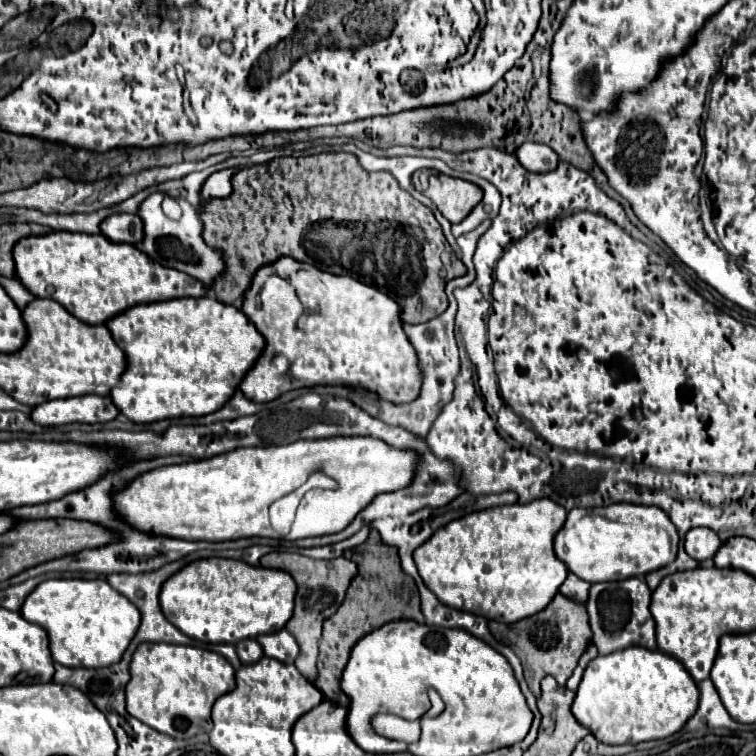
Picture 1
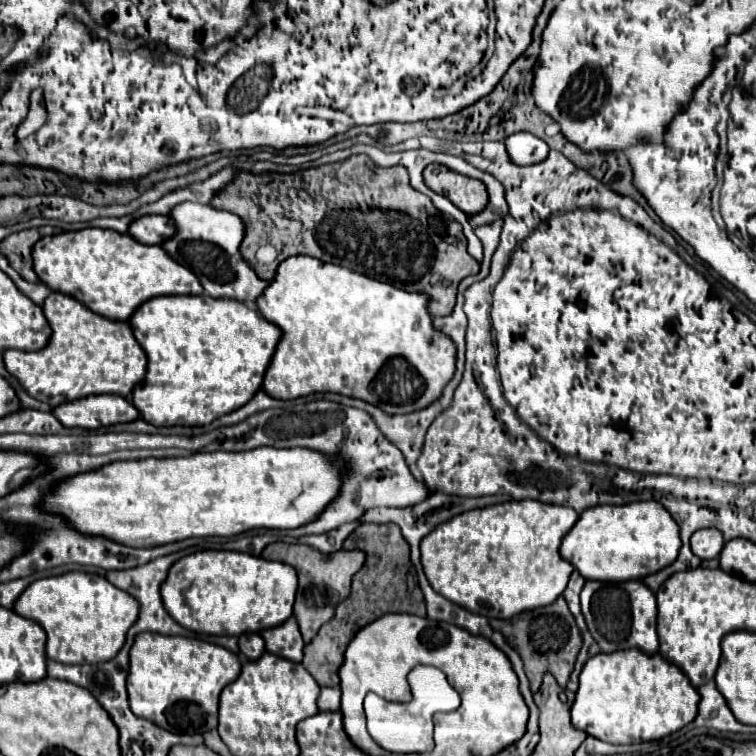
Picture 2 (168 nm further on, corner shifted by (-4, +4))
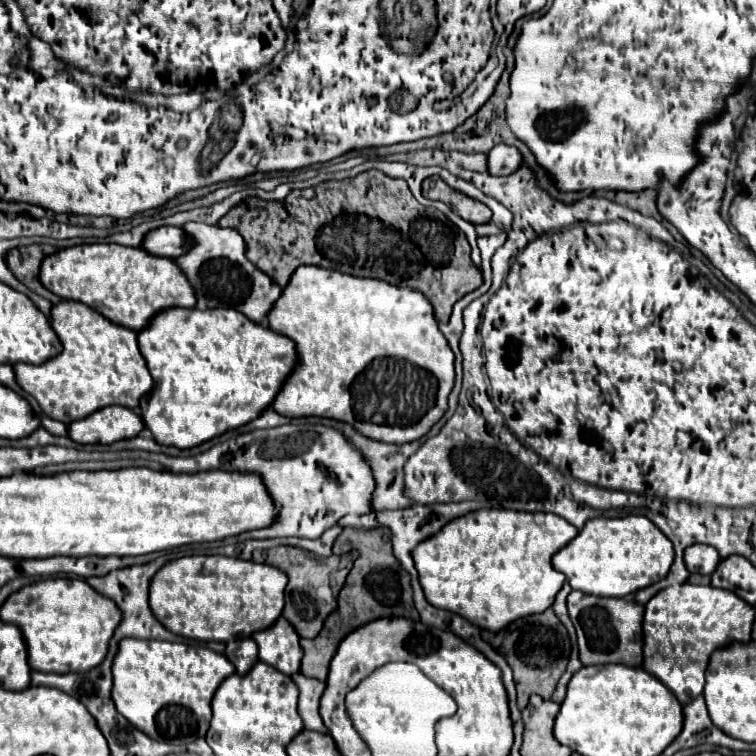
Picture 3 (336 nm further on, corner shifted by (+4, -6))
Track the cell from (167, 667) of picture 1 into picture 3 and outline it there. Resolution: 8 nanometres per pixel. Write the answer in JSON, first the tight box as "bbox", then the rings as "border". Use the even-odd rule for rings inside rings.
{"bbox":[113,638,235,746],"border":[[[123,638],[113,660],[113,702],[117,712],[123,714],[135,728],[151,736],[153,740],[187,746],[191,740],[205,736],[211,720],[211,698],[219,684],[235,672],[233,664],[223,656],[203,646],[189,646],[161,640]]]}

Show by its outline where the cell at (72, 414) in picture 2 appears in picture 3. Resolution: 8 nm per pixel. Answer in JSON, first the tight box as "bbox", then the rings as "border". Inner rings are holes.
{"bbox":[69,406,143,444],"border":[[[111,406],[103,408],[101,412],[93,412],[79,422],[73,422],[69,426],[69,438],[79,444],[113,444],[119,440],[135,438],[143,428],[143,418],[135,410]]]}

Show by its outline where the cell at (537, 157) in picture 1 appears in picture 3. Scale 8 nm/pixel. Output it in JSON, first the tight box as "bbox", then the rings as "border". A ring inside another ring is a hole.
{"bbox":[487,144,521,176],"border":[[[499,144],[487,154],[487,168],[493,176],[507,176],[521,166],[521,154],[515,146]]]}

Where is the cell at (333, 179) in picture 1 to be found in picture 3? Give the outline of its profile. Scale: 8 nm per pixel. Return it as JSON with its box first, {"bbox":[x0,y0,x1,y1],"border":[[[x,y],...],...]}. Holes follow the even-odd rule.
{"bbox":[219,170,483,322],"border":[[[379,170],[361,172],[353,180],[331,180],[315,188],[311,200],[303,198],[299,190],[285,202],[249,198],[231,208],[219,220],[219,226],[235,228],[247,244],[247,258],[281,288],[289,284],[299,266],[313,264],[421,290],[431,300],[435,318],[447,322],[455,302],[483,284],[483,274],[471,260],[471,246],[465,234],[443,212],[423,204],[419,224],[419,202],[407,182],[389,178]]]}

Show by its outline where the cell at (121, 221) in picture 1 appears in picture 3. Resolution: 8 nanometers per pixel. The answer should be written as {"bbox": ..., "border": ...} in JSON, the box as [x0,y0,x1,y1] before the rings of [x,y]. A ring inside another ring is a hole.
{"bbox":[143,226,191,260],"border":[[[163,226],[157,230],[151,230],[143,242],[143,248],[155,256],[165,256],[177,260],[185,250],[189,248],[191,238],[183,228],[175,226]]]}

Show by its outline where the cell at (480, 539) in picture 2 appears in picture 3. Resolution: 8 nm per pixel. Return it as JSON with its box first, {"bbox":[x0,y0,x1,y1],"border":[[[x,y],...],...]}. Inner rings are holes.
{"bbox":[411,508,579,632],"border":[[[487,508],[447,522],[437,534],[419,542],[413,548],[411,556],[415,560],[423,592],[427,600],[431,600],[431,604],[443,610],[459,612],[473,624],[479,624],[479,628],[497,632],[511,624],[511,620],[517,620],[519,616],[527,616],[531,612],[543,612],[553,604],[557,592],[565,582],[565,576],[553,570],[551,558],[567,542],[571,542],[577,532],[579,530],[573,524],[555,514]]]}

